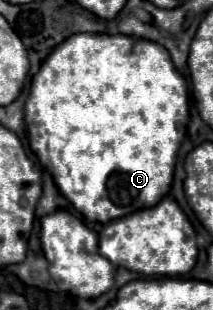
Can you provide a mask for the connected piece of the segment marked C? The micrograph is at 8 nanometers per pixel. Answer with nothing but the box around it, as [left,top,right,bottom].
[25,34,189,222]

